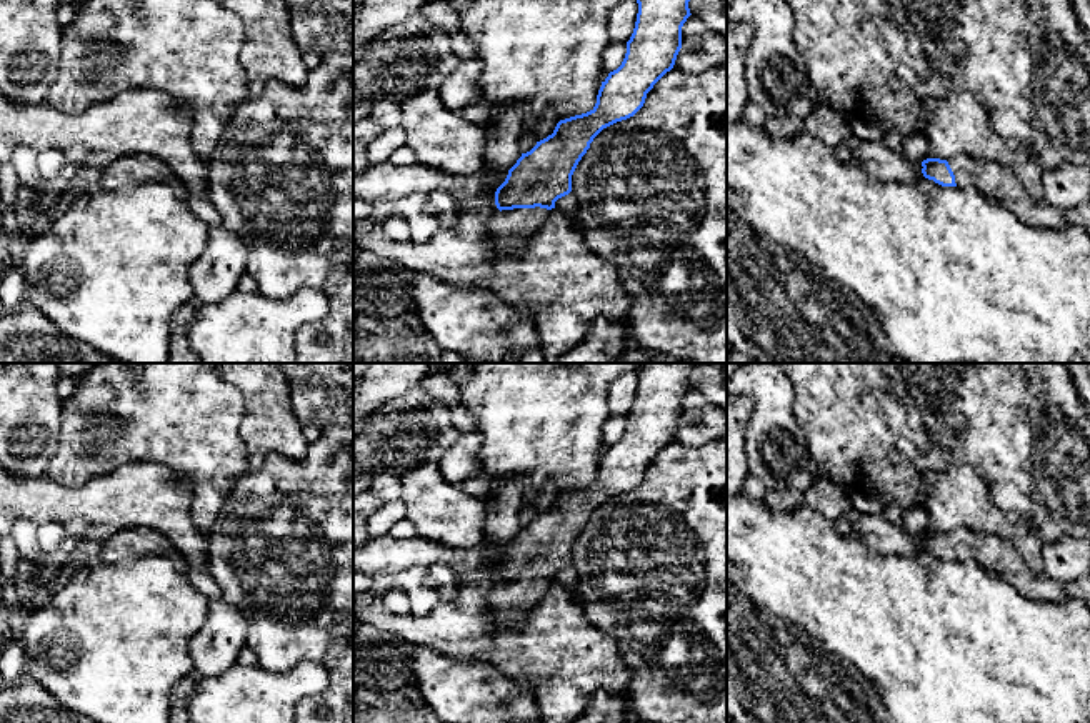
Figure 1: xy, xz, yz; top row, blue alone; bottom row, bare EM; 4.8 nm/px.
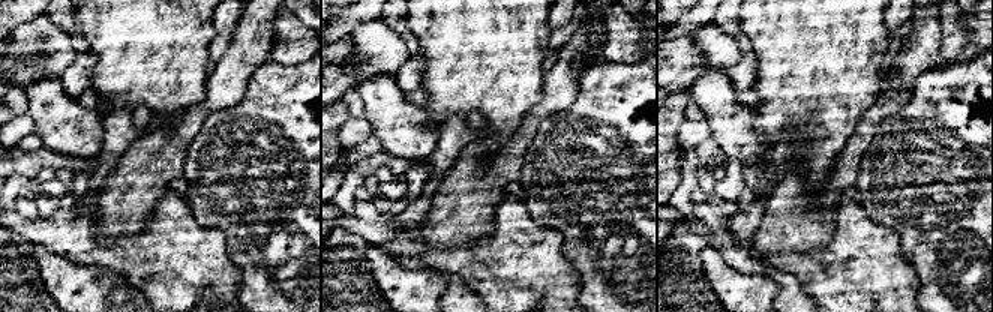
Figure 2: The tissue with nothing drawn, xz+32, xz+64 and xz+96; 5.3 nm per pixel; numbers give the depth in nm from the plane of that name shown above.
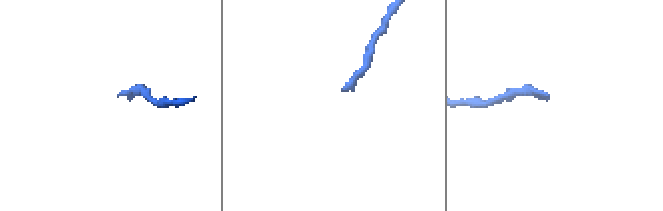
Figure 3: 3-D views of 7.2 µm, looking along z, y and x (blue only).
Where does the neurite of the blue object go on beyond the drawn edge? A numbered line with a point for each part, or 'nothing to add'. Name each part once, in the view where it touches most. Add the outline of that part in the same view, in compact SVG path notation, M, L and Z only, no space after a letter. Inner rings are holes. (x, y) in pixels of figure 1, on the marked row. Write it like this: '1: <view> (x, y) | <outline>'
1: xz (509, 229) | M547 208L502 210L488 220L488 235L495 240L498 253L520 255L525 240L548 217Z

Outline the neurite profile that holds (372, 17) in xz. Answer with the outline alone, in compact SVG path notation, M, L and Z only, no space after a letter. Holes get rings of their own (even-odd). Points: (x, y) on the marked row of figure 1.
M362 0L353 10L353 47L363 47L382 32L422 10L428 0Z

